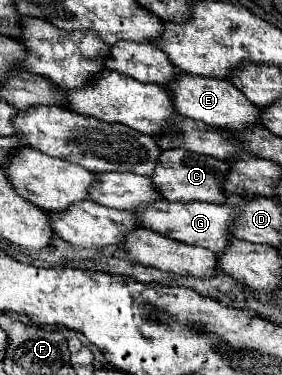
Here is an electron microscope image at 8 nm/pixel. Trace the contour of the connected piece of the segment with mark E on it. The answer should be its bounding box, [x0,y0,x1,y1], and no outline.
[165,73,259,129]

